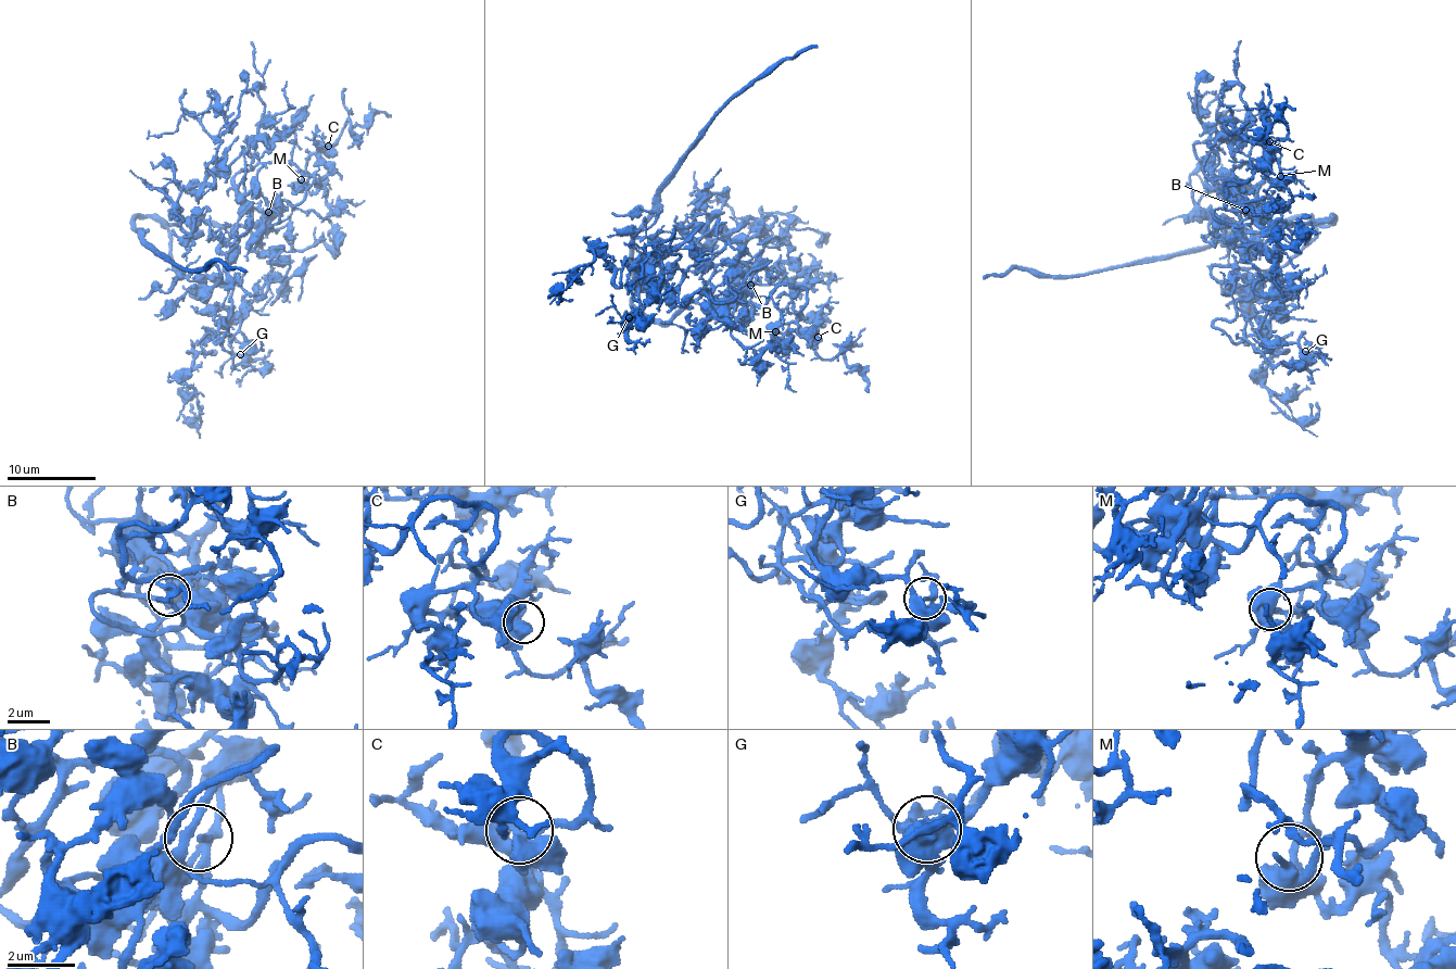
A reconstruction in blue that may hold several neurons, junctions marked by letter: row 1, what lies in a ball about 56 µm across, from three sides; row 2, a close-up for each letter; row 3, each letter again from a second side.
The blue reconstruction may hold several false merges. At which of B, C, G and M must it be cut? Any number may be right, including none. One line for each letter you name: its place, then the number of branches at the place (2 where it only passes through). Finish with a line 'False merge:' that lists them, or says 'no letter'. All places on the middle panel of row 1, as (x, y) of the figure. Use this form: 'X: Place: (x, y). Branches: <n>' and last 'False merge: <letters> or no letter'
False merge: no letter

